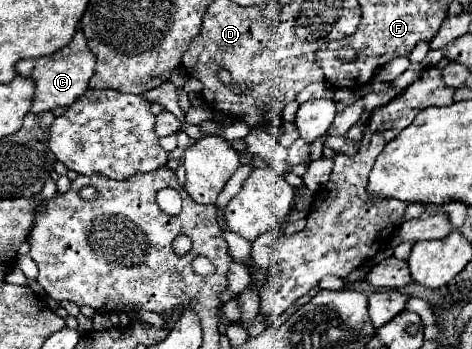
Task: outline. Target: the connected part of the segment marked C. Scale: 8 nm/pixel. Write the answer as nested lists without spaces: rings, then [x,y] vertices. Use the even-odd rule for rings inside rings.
[[[78,29],[70,45],[64,49],[40,57],[40,59],[22,59],[16,63],[16,71],[22,77],[32,77],[36,83],[36,93],[32,101],[32,113],[42,113],[42,111],[54,111],[58,107],[70,107],[78,97],[84,95],[84,89],[90,83],[90,77],[94,75],[96,67],[96,57],[86,45],[84,33]]]

